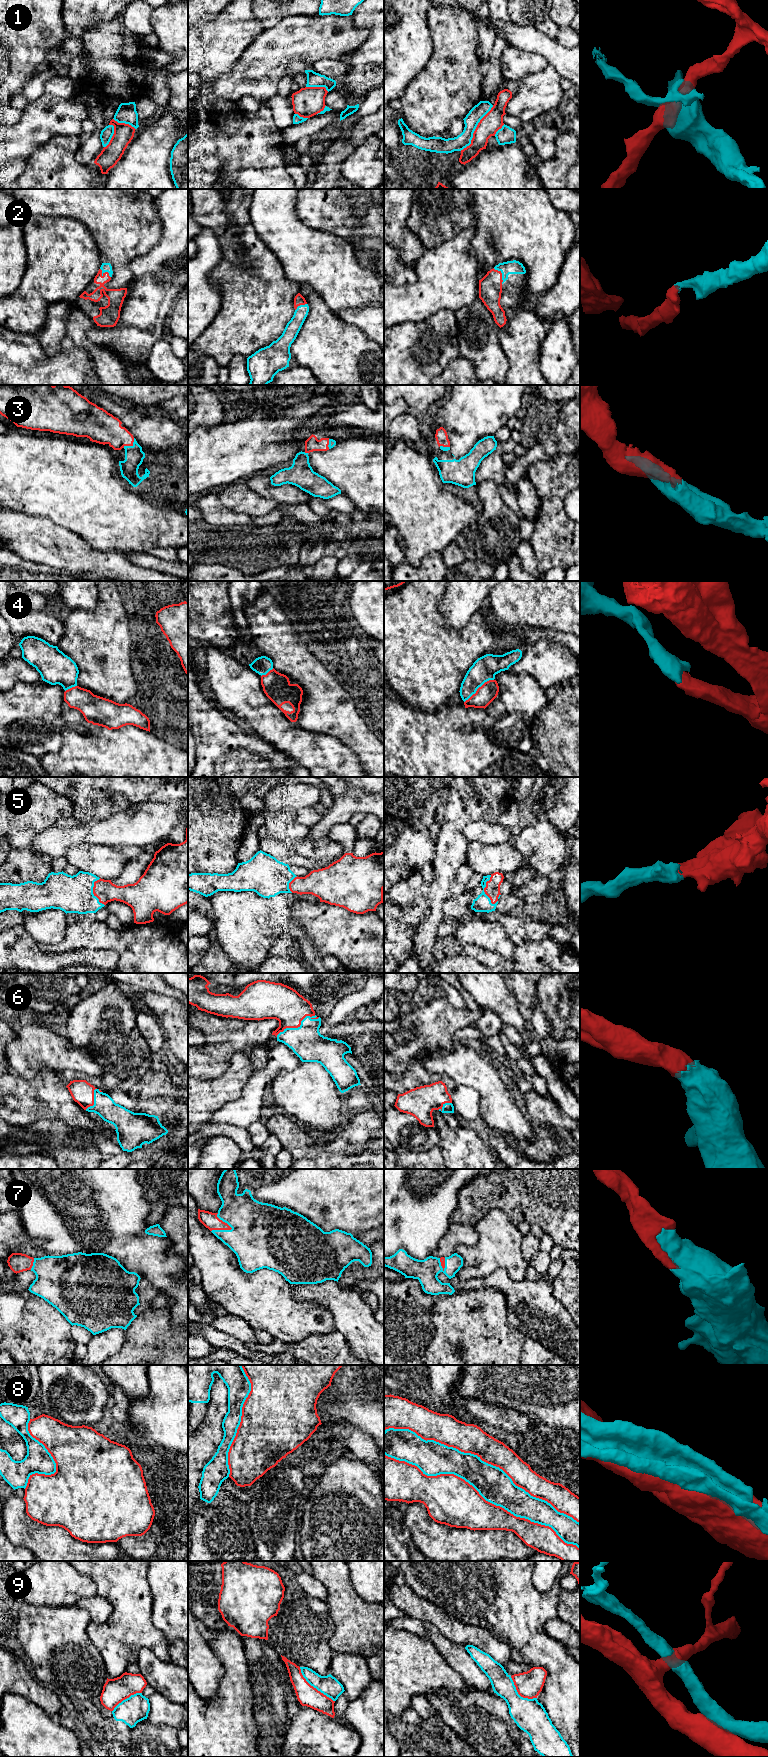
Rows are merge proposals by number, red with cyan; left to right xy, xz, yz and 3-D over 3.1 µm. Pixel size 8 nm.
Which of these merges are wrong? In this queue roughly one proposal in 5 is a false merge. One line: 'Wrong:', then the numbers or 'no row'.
Wrong: 1, 8, 9

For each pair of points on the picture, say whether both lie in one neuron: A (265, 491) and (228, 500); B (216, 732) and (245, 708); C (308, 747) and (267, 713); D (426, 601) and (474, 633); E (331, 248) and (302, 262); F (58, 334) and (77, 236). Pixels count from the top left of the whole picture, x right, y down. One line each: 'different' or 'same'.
A: different
B: different
C: same
D: same
E: same
F: different

